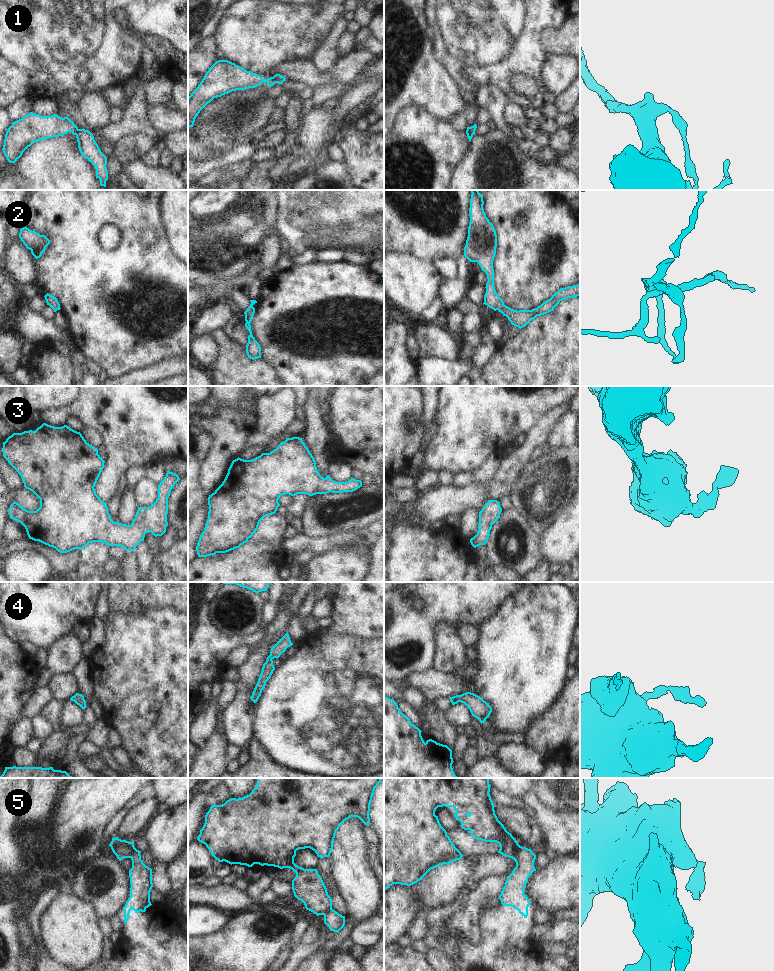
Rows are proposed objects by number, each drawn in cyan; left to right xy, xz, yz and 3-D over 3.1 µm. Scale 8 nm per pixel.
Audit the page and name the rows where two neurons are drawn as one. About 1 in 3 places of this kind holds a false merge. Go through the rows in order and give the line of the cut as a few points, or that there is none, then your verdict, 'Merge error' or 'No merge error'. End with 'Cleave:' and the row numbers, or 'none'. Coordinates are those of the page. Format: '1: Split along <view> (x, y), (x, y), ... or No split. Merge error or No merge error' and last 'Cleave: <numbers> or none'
1: Split along xy (79, 129), (75, 134). Merge error
2: No split. No merge error
3: No split. No merge error
4: No split. No merge error
5: Split along yz (520, 846), (514, 859). Merge error
Cleave: 1, 5.

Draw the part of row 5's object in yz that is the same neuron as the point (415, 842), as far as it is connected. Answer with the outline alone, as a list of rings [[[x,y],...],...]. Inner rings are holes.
[[[384,778],[384,890],[393,884],[411,886],[431,869],[463,857],[435,815],[438,807],[453,807],[454,817],[461,822],[462,829],[469,830],[477,840],[498,843],[498,853],[515,859],[520,845],[498,820],[489,794],[490,787],[489,778]]]

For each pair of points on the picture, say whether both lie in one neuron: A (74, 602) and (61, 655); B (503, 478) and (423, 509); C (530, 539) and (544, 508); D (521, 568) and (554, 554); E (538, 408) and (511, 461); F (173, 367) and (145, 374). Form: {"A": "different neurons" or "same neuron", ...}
{"A": "different neurons", "B": "different neurons", "C": "different neurons", "D": "different neurons", "E": "different neurons", "F": "same neuron"}

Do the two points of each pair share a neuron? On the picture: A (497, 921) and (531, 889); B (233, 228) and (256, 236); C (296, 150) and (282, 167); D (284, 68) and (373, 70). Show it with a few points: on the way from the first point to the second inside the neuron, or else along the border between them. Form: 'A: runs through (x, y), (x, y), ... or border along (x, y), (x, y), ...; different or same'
A: border along (532, 872), (528, 878), (524, 894), (537, 908); different
B: border along (260, 214), (262, 220), (238, 238); different
C: runs through (292, 154), (284, 163); same
D: border along (373, 58), (355, 78), (349, 83), (344, 84); different

